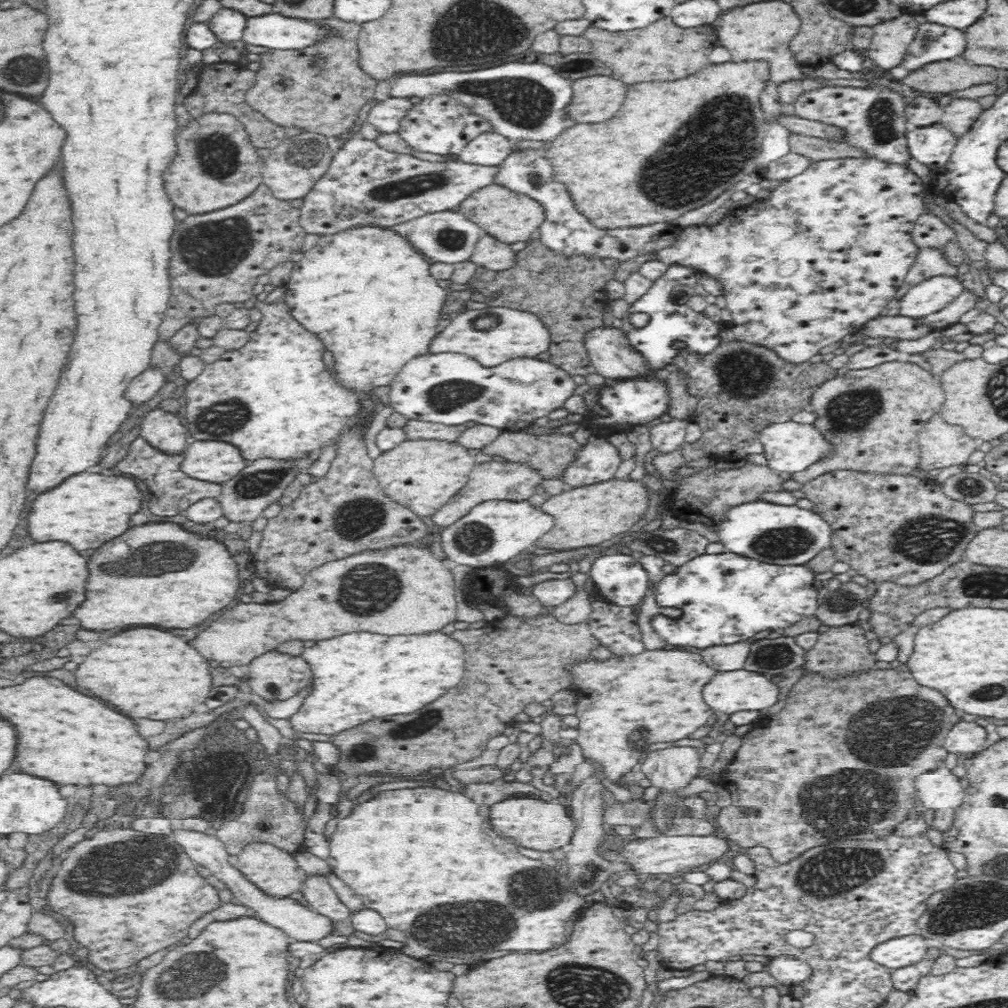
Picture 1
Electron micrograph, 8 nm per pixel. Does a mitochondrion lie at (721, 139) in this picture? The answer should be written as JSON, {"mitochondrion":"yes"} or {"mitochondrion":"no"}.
{"mitochondrion":"yes"}

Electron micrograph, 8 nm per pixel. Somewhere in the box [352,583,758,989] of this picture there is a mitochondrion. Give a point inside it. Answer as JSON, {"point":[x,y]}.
{"point":[433,935]}

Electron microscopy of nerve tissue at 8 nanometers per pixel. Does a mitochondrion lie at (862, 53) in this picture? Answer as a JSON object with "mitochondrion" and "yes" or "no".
{"mitochondrion":"no"}

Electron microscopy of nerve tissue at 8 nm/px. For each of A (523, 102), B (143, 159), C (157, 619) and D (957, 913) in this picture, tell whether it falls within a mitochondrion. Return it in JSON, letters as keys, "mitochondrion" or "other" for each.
{"A":"mitochondrion","B":"other","C":"other","D":"mitochondrion"}

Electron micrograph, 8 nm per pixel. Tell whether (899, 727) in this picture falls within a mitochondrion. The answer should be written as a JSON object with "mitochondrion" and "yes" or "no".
{"mitochondrion":"yes"}

